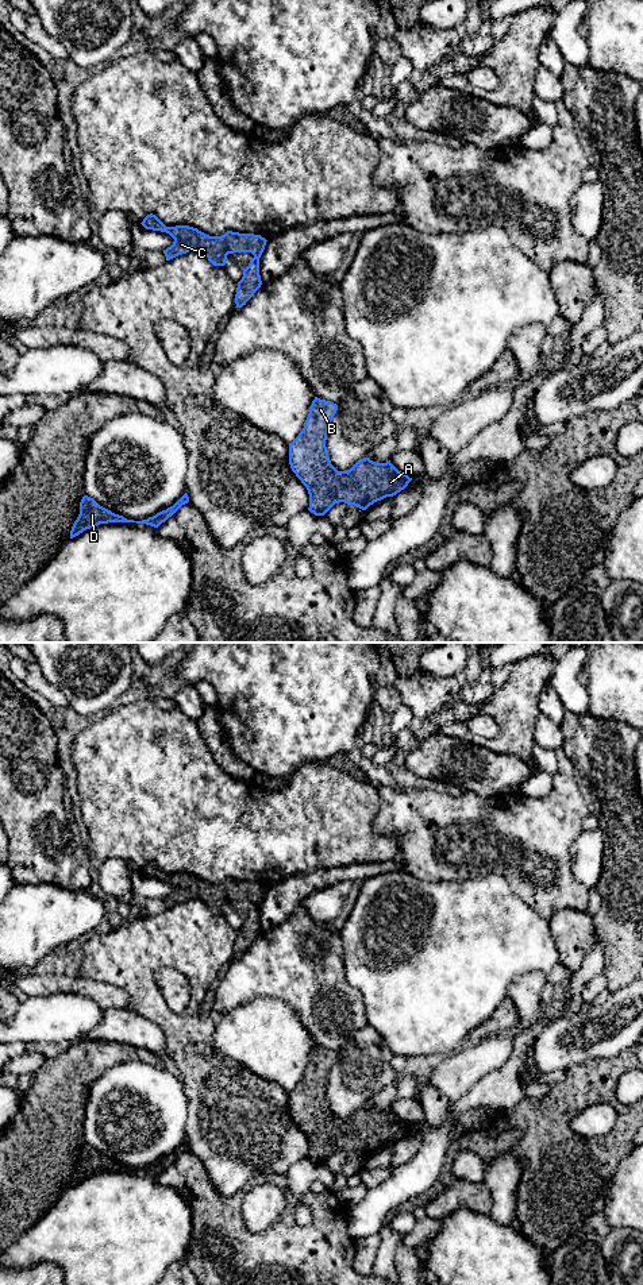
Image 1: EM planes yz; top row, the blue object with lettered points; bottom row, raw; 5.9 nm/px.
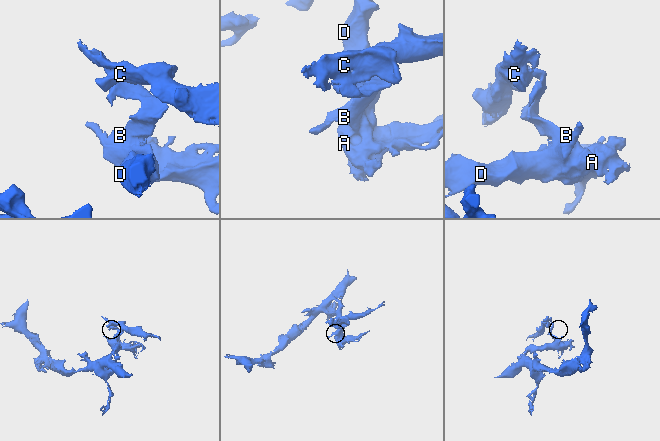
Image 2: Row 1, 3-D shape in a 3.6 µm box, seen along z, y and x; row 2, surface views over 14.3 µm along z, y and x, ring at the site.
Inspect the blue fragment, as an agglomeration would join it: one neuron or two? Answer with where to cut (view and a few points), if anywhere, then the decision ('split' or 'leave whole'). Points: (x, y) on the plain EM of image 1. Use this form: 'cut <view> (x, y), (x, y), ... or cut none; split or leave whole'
cut none; leave whole

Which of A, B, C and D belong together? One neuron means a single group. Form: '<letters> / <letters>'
A B C D

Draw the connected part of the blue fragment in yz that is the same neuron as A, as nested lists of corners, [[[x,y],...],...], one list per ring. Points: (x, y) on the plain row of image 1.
[[[315,1045],[303,1078],[292,1091],[289,1091],[290,1116],[307,1135],[309,1142],[308,1158],[315,1164],[324,1164],[339,1150],[366,1158],[374,1150],[396,1143],[412,1128],[407,1122],[398,1119],[390,1108],[386,1111],[376,1111],[369,1105],[365,1105],[358,1108],[350,1118],[338,1119],[331,1112],[326,1095],[328,1076],[336,1058],[336,1051]]]

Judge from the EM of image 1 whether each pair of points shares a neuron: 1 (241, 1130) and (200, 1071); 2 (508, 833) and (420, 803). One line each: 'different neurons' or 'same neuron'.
1: same neuron
2: same neuron

